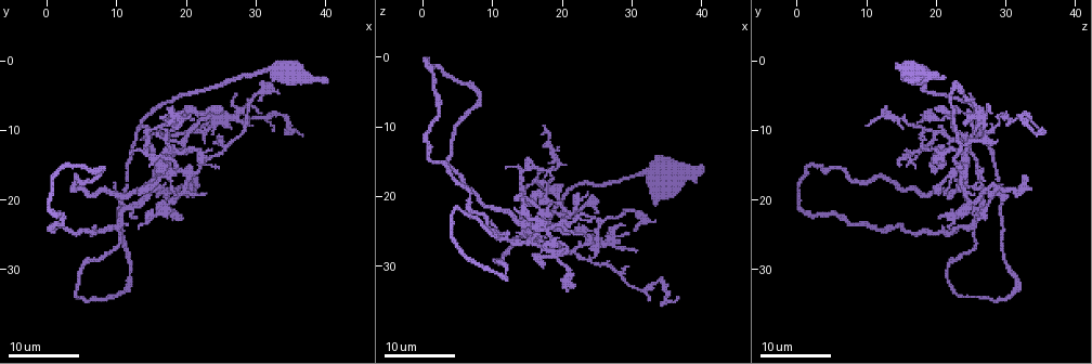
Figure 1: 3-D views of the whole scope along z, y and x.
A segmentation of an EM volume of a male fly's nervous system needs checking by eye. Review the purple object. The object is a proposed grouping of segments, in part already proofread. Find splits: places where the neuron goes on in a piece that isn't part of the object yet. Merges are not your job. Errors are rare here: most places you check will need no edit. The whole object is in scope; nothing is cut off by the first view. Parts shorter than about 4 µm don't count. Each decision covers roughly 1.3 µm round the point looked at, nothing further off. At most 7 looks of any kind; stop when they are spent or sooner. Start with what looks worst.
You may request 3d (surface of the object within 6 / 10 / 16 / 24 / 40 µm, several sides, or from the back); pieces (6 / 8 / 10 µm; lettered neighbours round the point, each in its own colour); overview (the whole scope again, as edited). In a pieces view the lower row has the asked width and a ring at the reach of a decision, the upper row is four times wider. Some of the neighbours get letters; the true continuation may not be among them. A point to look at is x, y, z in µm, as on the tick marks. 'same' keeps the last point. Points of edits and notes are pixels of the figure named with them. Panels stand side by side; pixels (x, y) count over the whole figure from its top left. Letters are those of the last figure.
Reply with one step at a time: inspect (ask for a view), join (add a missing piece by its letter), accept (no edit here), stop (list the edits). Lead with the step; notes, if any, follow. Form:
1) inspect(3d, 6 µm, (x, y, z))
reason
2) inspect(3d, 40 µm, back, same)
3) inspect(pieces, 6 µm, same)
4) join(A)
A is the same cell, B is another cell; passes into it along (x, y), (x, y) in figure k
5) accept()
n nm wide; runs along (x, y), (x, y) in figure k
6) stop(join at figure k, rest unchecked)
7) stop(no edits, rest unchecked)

inspect(3d, 16 µm, (30.5, 5.5, 25.0))
free end

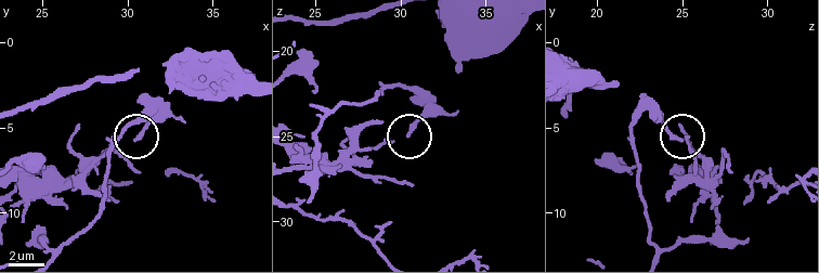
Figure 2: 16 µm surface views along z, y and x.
inspect(pieces, 8 µm, (30.6, 5.7, 24.9))
see the neighbours

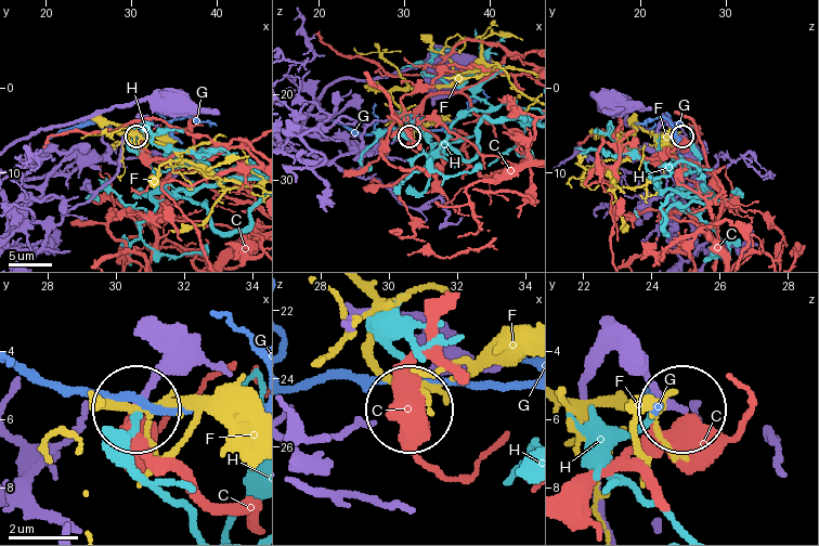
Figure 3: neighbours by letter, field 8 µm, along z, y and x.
accept()
C, F, G and H are other cells; no lettered piece goes on from it

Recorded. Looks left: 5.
inspect(3d, 16 µm, (29.5, 9.0, 30.0))
free end

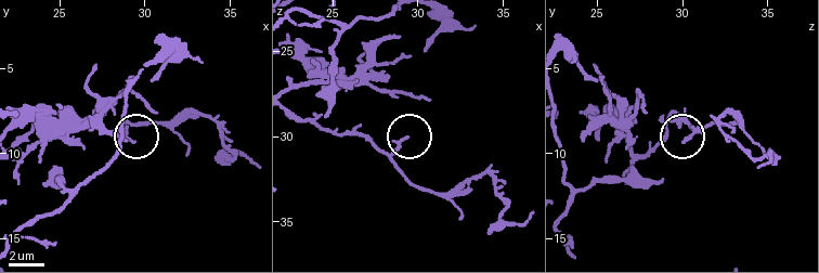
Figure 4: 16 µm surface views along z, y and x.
inspect(pieces, 10 µm, (29.3, 9.4, 30.0))

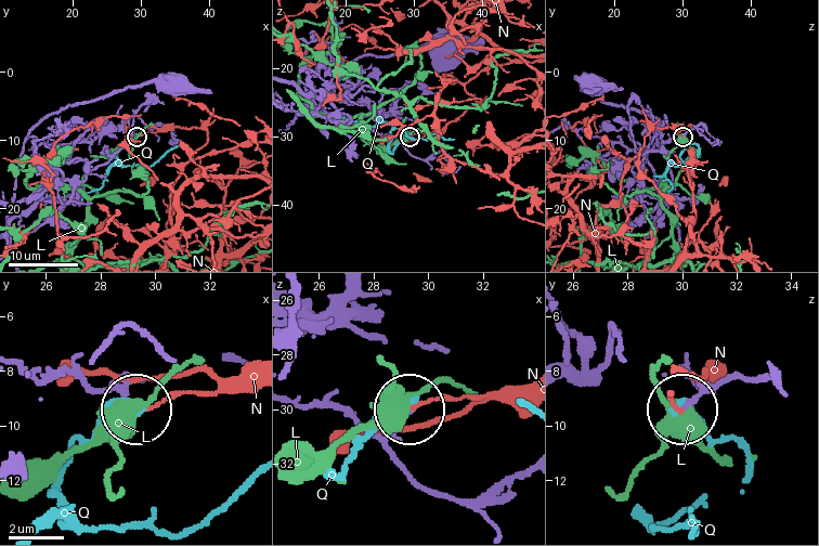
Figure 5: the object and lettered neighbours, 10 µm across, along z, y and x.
accept()
L, N and Q are other cells; none of them fits

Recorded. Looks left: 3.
inspect(3d, 24 µm, (21.5, 17.0, 33.0))

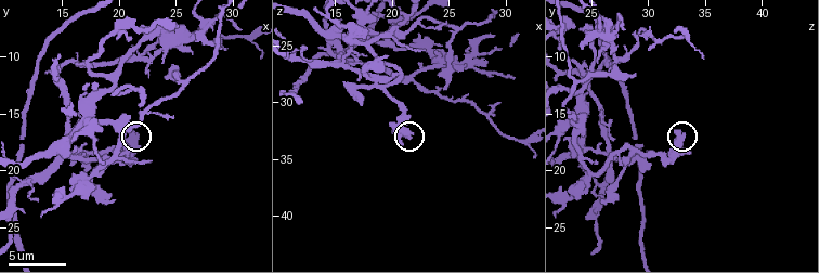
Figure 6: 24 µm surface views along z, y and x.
inspect(3d, 6 µm, (21.4, 17.2, 32.8))

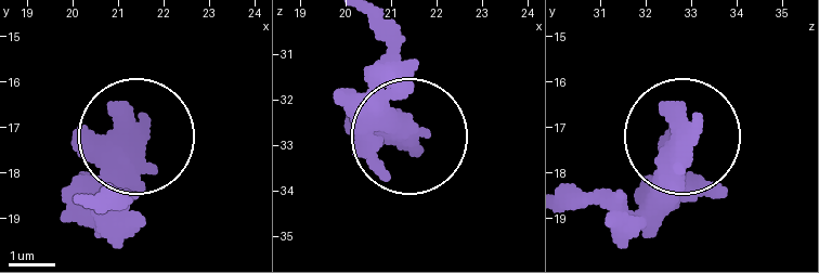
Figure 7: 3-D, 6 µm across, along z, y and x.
inspect(pieces, 10 µm, (21.50, 16.95, 33.00))

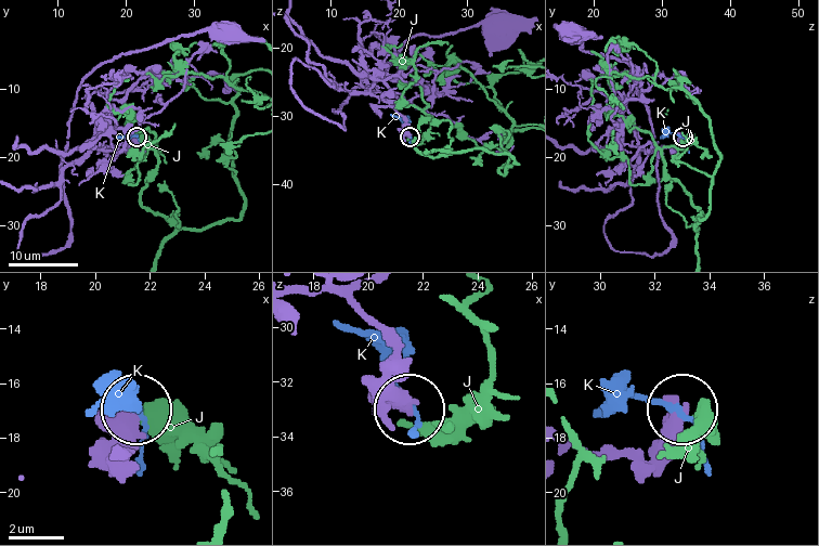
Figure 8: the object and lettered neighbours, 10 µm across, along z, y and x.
accept()
490 nm wide; J and K are other cells; no lettered piece goes on from it

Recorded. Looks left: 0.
stop(no edits, rest unchecked)

